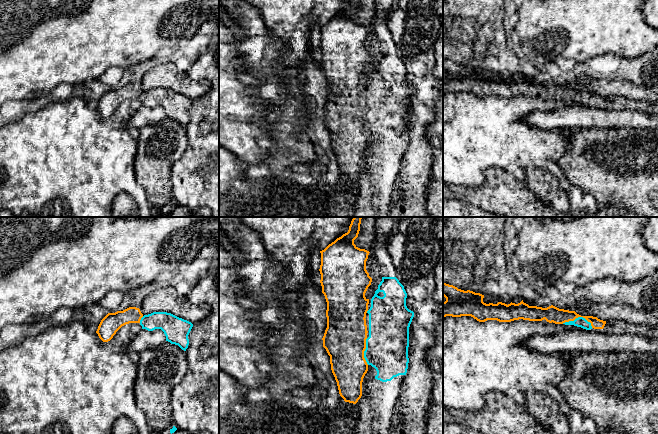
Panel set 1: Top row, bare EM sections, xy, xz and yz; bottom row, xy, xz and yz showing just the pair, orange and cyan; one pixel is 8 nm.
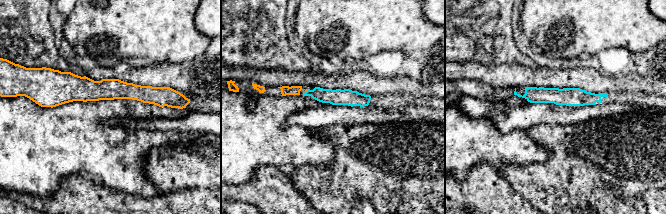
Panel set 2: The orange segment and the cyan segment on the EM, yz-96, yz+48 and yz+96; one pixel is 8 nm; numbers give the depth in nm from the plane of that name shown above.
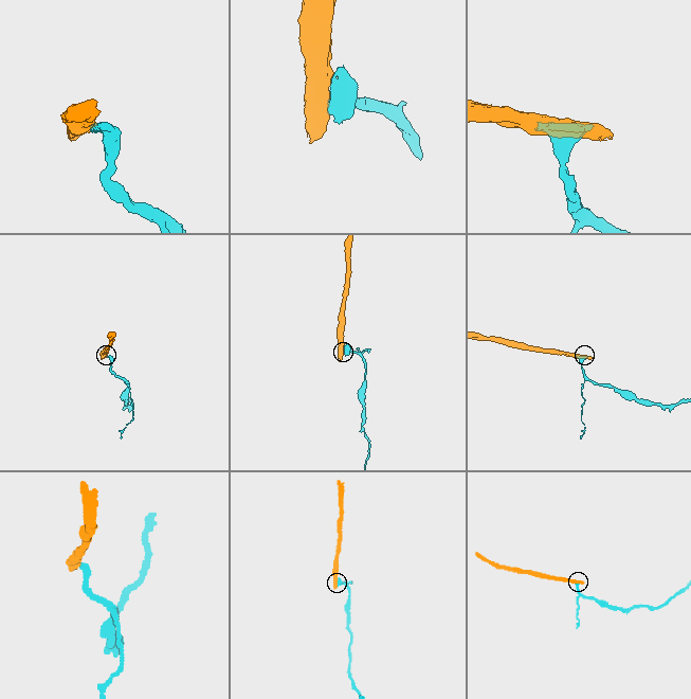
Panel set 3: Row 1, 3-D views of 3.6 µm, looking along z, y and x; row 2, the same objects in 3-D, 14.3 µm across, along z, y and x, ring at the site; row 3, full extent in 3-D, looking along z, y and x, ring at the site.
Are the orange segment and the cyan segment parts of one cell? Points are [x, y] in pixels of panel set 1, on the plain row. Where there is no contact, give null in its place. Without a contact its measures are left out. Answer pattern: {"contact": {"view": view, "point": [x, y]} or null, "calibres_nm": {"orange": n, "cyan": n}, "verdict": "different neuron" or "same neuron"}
{"contact": {"view": "yz", "point": [578, 92]}, "calibres_nm": {"orange": 130, "cyan": 80}, "verdict": "same neuron"}

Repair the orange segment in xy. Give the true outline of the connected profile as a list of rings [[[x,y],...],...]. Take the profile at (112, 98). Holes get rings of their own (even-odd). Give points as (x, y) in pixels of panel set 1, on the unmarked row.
[[[129,83],[123,87],[108,89],[100,98],[96,109],[103,118],[110,117],[116,108],[129,99],[139,99],[142,105],[153,107],[161,105],[166,117],[178,121],[186,127],[189,121],[188,111],[193,100],[167,88],[153,88],[143,91],[139,84]]]

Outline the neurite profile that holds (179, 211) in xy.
[[[177,205],[171,210],[168,217],[191,217],[192,211],[184,206]]]

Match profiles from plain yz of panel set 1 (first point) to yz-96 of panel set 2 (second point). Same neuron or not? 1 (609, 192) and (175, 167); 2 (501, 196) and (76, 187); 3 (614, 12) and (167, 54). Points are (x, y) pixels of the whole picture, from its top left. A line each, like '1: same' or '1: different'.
1: same
2: same
3: same

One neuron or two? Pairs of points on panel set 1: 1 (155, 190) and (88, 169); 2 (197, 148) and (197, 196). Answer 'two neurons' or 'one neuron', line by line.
1: two neurons
2: one neuron

